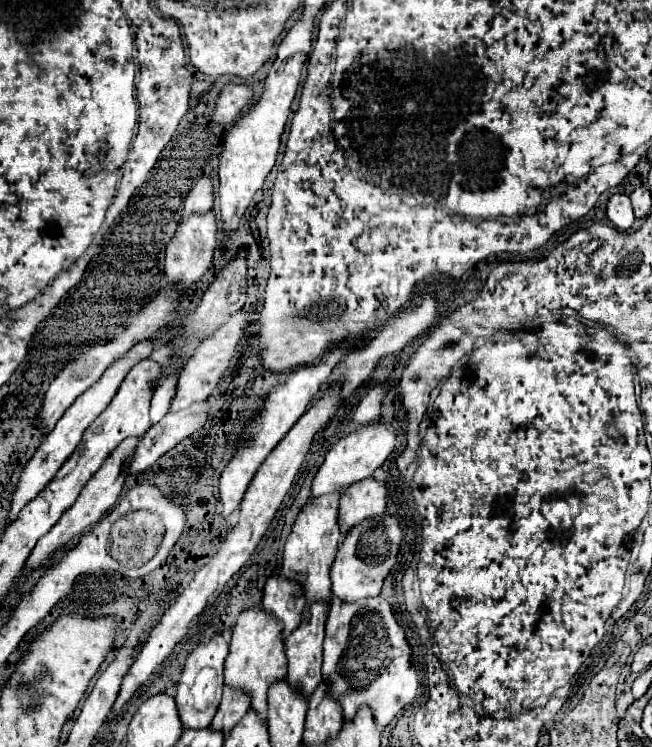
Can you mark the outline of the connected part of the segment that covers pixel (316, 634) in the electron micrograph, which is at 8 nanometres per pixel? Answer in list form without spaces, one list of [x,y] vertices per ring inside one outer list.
[[[324,601],[312,603],[308,609],[308,621],[302,621],[288,637],[286,637],[286,657],[288,657],[288,681],[304,695],[312,695],[314,687],[322,681],[322,641],[324,627],[330,605]]]

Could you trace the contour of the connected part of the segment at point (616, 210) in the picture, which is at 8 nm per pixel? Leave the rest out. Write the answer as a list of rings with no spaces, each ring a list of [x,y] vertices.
[[[612,195],[608,201],[606,215],[612,221],[612,225],[620,231],[628,231],[632,227],[632,223],[636,221],[628,195]]]

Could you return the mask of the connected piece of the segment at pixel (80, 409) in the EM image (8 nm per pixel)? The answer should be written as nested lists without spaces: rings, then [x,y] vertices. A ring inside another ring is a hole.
[[[144,339],[144,341],[136,343],[124,357],[116,359],[116,361],[106,369],[106,373],[104,373],[90,389],[86,389],[86,391],[72,403],[72,407],[62,415],[62,419],[56,423],[56,427],[50,431],[50,435],[46,437],[46,441],[44,441],[44,443],[40,445],[40,449],[34,453],[32,461],[30,461],[30,463],[26,465],[26,469],[22,471],[22,479],[20,479],[18,489],[14,491],[14,497],[12,497],[10,519],[16,519],[16,517],[18,517],[18,511],[20,511],[30,499],[34,499],[34,497],[38,495],[38,491],[42,491],[42,487],[46,487],[46,483],[50,483],[52,475],[62,467],[62,463],[64,463],[64,461],[74,453],[74,449],[78,447],[78,443],[80,443],[84,431],[86,431],[86,429],[94,423],[94,419],[110,405],[110,401],[112,401],[114,395],[118,393],[118,389],[120,389],[124,377],[128,375],[128,371],[130,371],[134,365],[138,365],[140,361],[148,359],[148,357],[152,355],[152,351],[154,351],[154,345],[152,345],[150,339]]]

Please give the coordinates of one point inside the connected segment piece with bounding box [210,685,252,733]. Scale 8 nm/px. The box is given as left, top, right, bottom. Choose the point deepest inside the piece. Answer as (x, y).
(235, 704)

